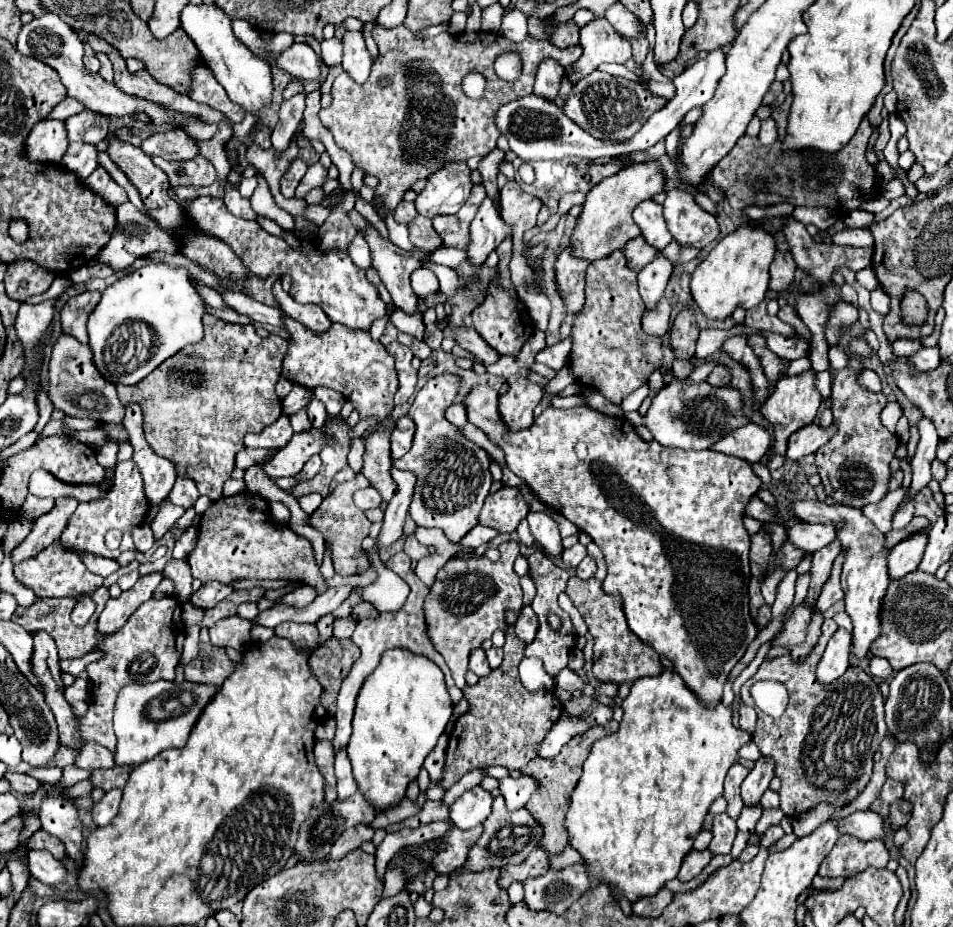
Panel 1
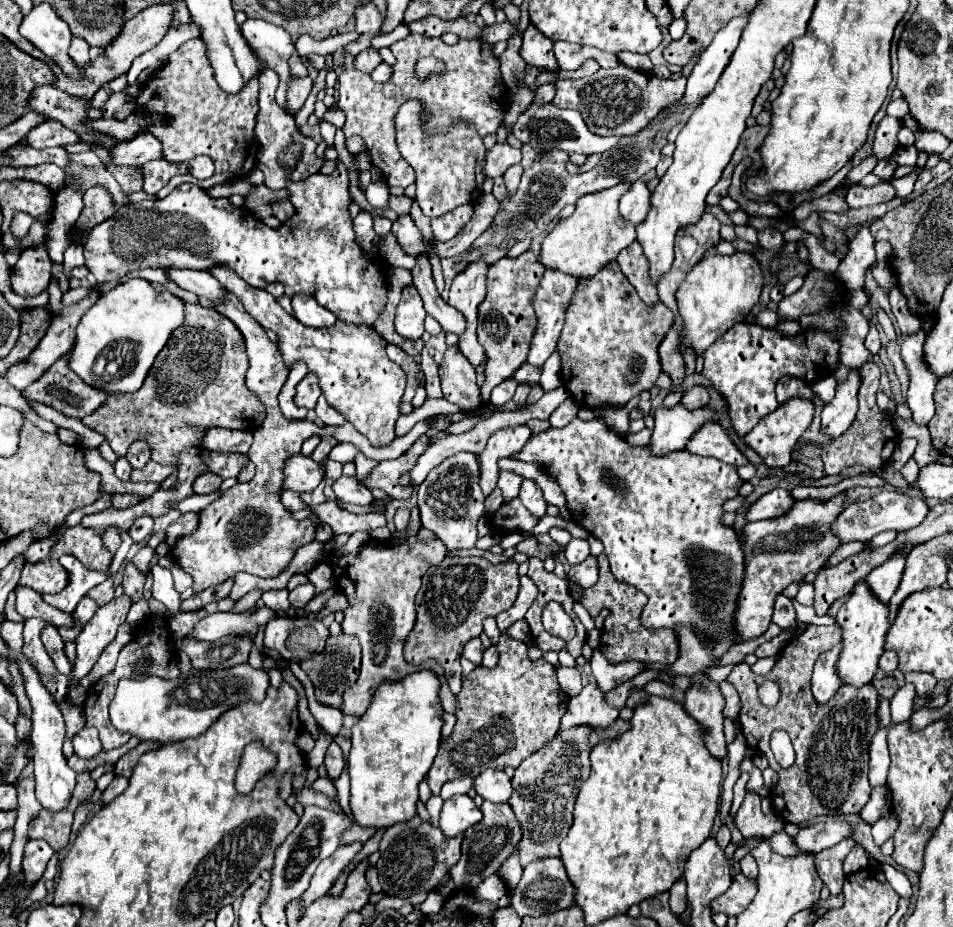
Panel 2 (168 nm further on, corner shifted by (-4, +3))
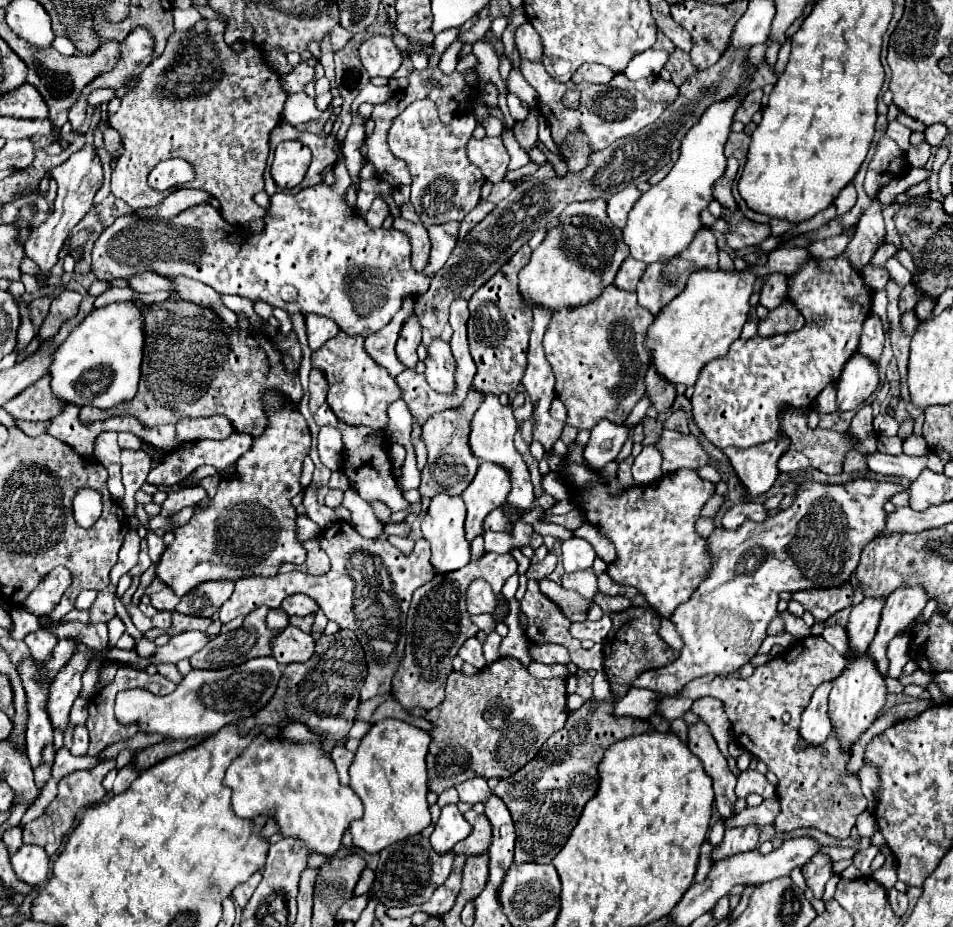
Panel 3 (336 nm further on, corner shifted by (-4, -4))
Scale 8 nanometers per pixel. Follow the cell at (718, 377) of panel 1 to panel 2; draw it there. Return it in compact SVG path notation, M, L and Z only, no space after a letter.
M694 386L694 388L690 388L690 390L686 390L684 394L682 394L682 400L680 400L680 404L684 406L684 408L688 408L688 410L698 410L698 408L704 408L706 404L708 404L708 390L706 388L702 388L702 386Z

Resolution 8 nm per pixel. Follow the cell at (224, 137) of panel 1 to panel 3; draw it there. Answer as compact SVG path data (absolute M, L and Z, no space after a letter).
M208 19L198 21L198 23L196 23L190 31L186 31L186 33L174 31L174 33L170 35L170 39L168 39L168 45L166 45L164 53L162 53L160 57L156 57L154 61L150 61L150 63L144 67L144 71L142 71L142 75L140 75L138 89L132 91L132 93L126 93L126 95L122 97L120 109L118 109L114 115L108 117L110 125L120 133L122 143L124 143L124 147L126 147L124 155L118 159L118 163L116 163L114 171L112 171L112 193L114 193L116 197L124 199L132 209L150 209L150 207L156 207L158 203L162 203L162 199L168 197L168 191L152 191L152 189L148 187L146 177L148 177L148 173L150 173L160 161L168 161L168 159L174 159L174 157L182 157L182 159L190 161L190 163L196 167L196 179L194 179L190 185L184 185L184 187L200 189L200 191L206 191L206 193L210 193L212 197L216 197L216 199L220 201L220 213L224 213L224 219L226 219L228 223L232 223L232 225L248 225L250 221L266 219L268 209L256 205L256 203L254 203L254 195L262 189L262 183L264 183L264 181L262 181L262 173L264 173L266 159L268 159L268 135L270 135L270 131L278 125L280 113L282 113L282 105L284 105L284 101L286 101L288 95L284 93L284 89L282 89L282 85L280 85L280 75L274 73L274 71L266 65L266 61L262 59L262 51L260 51L254 43L248 43L242 53L234 53L234 51L230 51L230 47L228 47L226 43L216 43L216 41L222 41L222 35L224 35L224 27L214 27L214 21L208 21Z

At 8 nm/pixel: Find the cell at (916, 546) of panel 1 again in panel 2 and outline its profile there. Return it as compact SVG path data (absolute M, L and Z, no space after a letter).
M896 554L892 558L888 558L884 564L876 566L864 580L864 584L868 584L874 592L874 596L881 602L888 604L889 600L894 596L898 584L900 584L900 576L904 572L904 554Z

